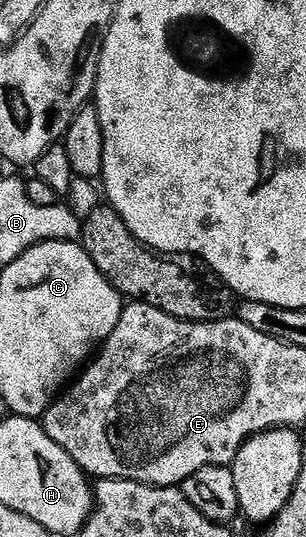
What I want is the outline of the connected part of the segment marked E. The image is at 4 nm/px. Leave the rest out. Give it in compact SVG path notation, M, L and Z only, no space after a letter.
M128 303L113 334L109 334L109 338L103 341L90 363L74 377L70 387L51 401L41 417L41 423L49 438L53 438L57 446L64 448L88 477L99 480L136 480L142 484L156 484L159 488L174 488L202 467L231 465L235 461L237 450L241 450L249 437L271 429L271 338L269 334L257 334L257 330L245 326L245 322L237 318L206 322L178 320L148 304Z

